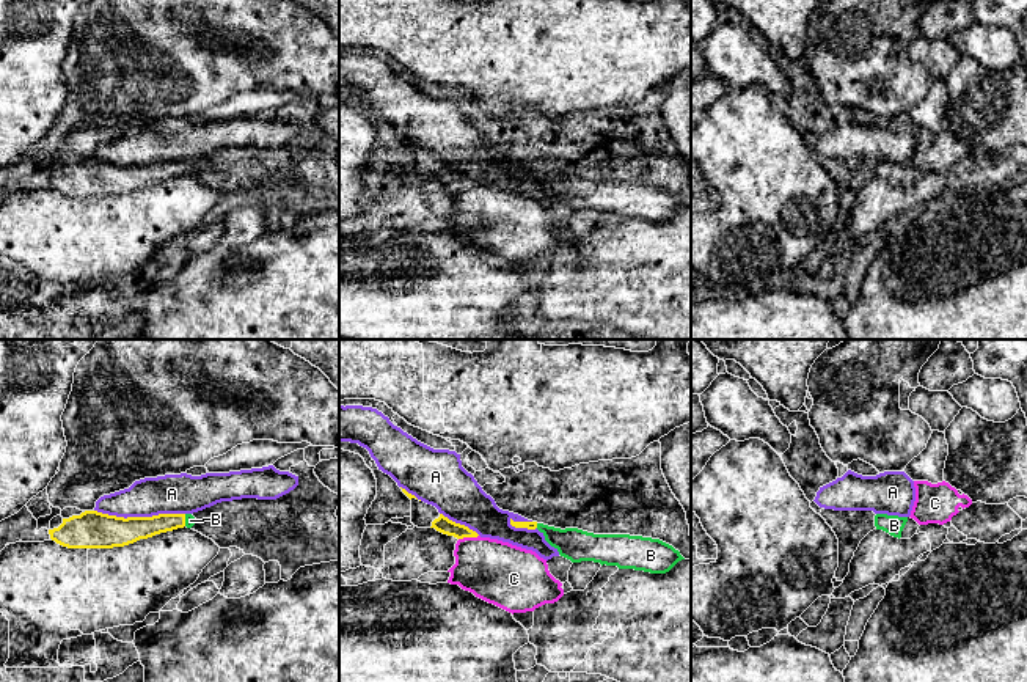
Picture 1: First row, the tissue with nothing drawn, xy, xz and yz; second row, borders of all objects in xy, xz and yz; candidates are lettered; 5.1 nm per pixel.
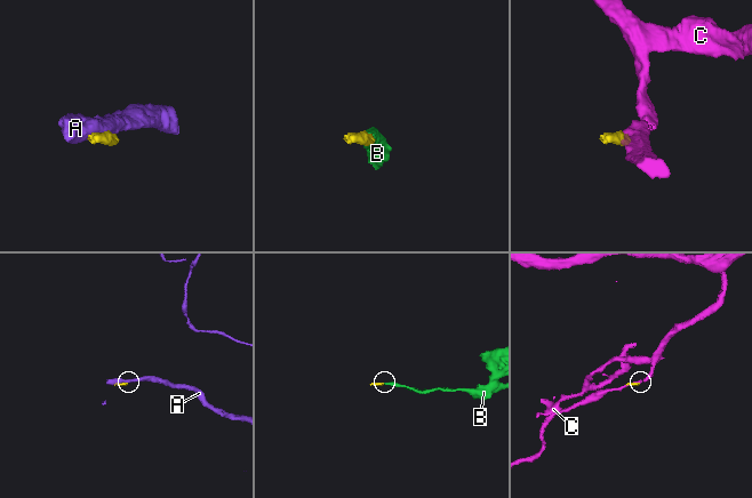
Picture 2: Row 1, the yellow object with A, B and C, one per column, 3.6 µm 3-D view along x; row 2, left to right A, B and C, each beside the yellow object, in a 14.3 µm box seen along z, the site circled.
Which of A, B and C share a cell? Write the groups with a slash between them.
A / B / C

